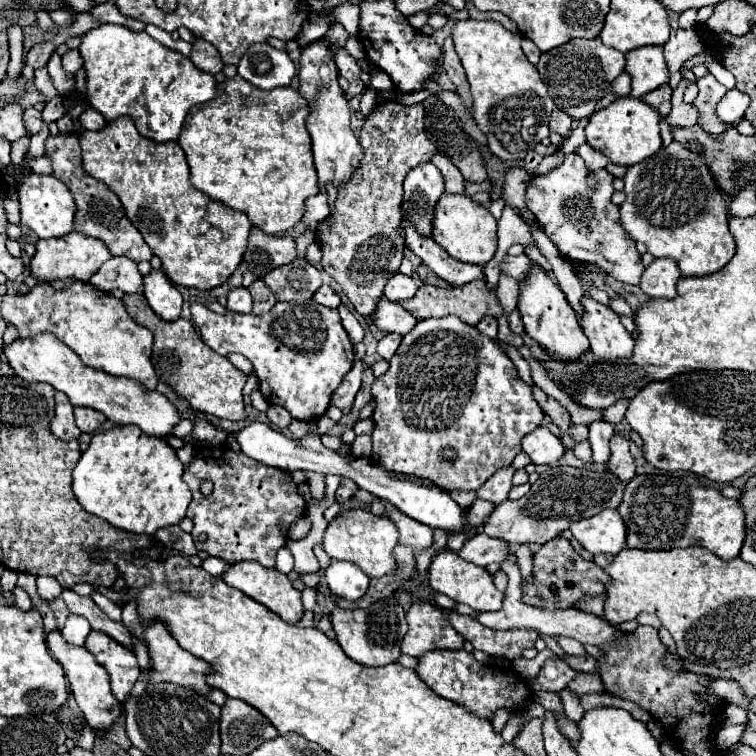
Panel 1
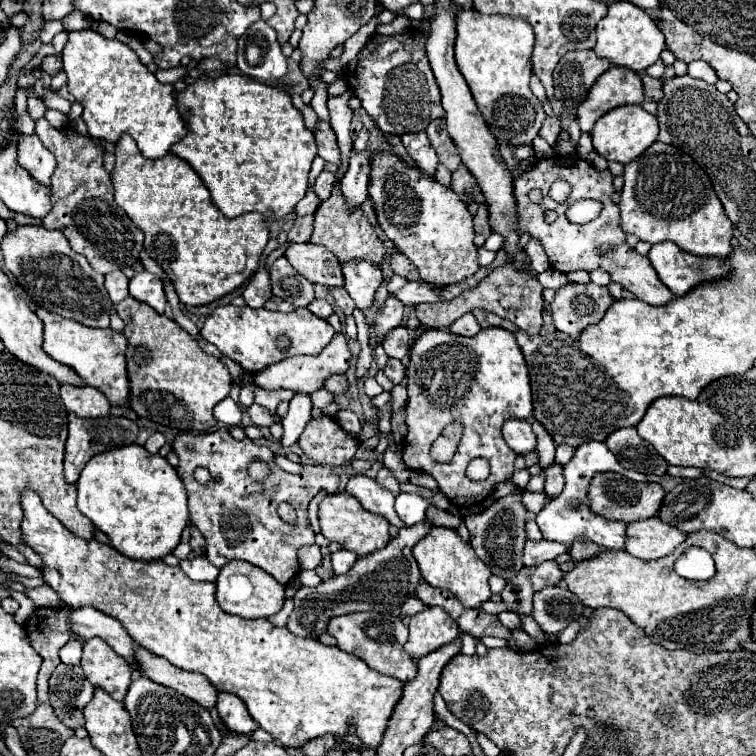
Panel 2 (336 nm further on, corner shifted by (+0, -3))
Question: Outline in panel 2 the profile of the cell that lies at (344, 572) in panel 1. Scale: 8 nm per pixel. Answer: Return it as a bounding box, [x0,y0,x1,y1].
[331,550,357,574]

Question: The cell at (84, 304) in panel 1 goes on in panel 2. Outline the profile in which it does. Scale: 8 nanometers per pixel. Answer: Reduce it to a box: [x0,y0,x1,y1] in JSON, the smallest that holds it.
[37,308,129,406]

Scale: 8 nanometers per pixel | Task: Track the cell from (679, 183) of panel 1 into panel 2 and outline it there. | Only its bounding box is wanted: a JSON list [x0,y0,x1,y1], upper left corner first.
[619,142,733,258]

